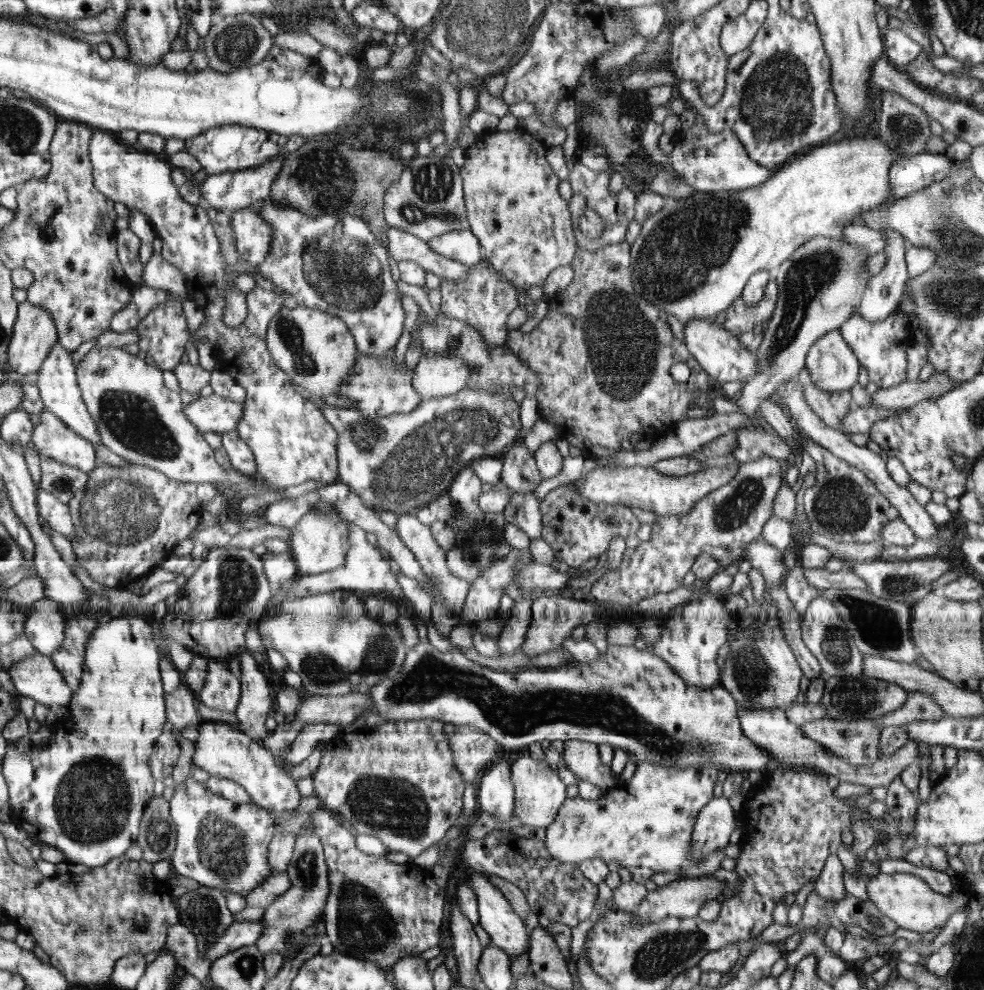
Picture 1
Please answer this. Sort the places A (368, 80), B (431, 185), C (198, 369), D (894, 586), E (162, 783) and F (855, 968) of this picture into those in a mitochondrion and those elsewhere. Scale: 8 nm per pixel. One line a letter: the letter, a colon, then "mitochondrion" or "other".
A: other
B: mitochondrion
C: other
D: mitochondrion
E: other
F: other

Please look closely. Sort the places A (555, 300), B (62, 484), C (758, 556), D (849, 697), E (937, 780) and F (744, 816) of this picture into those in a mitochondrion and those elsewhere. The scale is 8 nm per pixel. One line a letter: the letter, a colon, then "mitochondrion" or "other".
A: other
B: mitochondrion
C: other
D: mitochondrion
E: other
F: other

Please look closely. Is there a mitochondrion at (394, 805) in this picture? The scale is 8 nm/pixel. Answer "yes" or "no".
yes

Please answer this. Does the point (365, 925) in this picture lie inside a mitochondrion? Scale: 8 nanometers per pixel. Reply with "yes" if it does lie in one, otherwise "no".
yes

